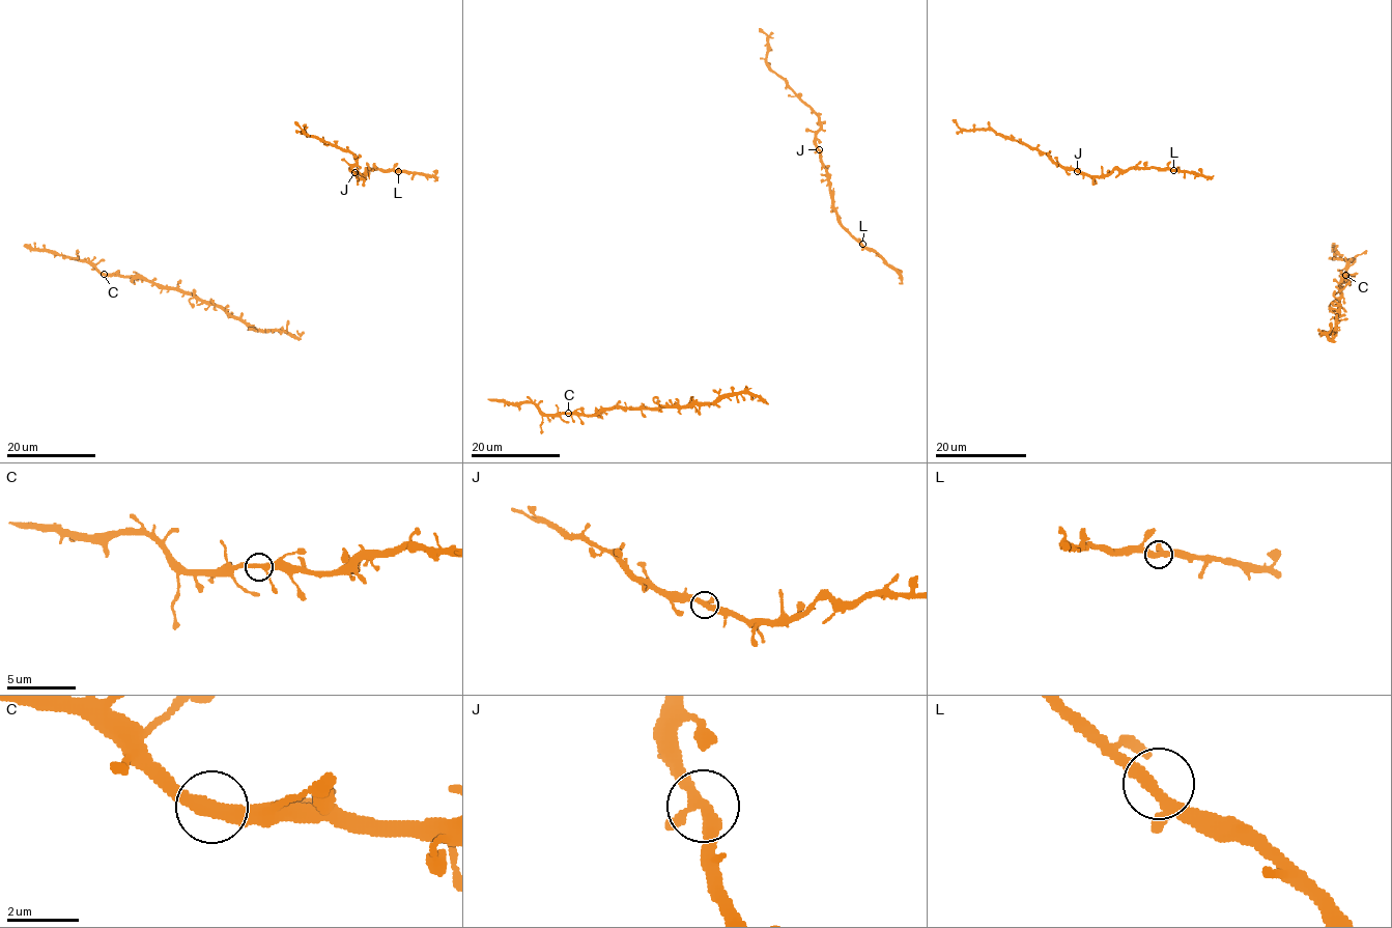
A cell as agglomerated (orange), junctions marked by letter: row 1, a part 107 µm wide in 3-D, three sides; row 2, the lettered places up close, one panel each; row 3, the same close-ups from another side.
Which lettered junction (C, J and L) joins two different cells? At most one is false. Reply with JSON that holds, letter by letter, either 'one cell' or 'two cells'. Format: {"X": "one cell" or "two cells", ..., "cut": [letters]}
{"C": "one cell", "J": "one cell", "L": "one cell", "cut": []}

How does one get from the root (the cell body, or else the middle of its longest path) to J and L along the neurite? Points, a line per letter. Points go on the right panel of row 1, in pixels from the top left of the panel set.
J: (1211, 179), (1180, 170), (1156, 168), (1113, 169), (1100, 176), (1076, 171)
L: (1211, 179), (1173, 170)

